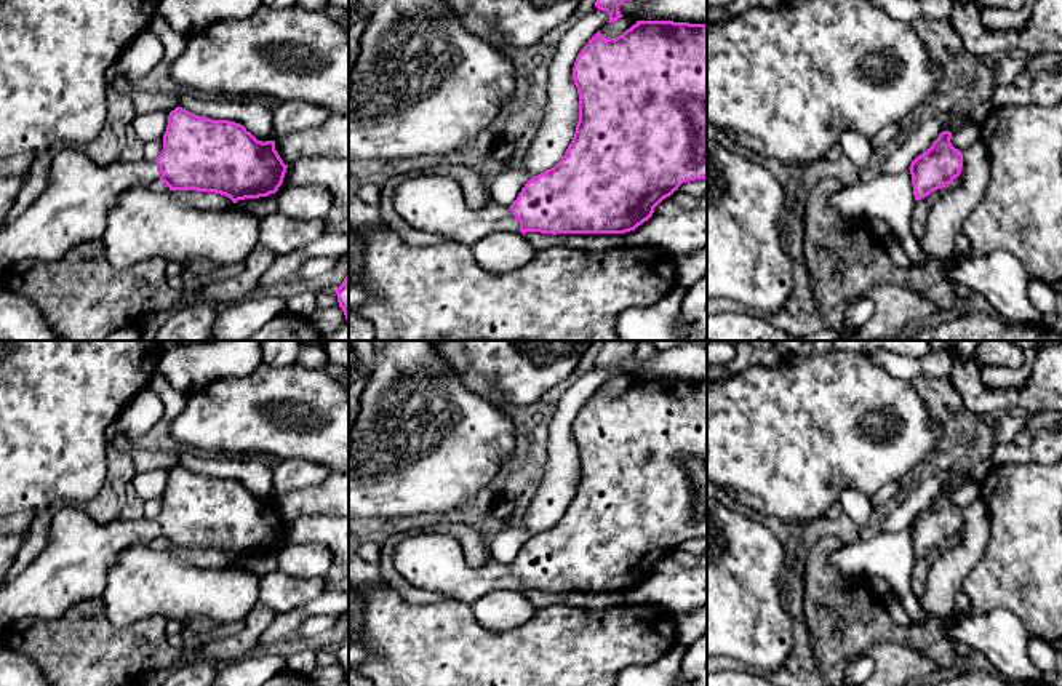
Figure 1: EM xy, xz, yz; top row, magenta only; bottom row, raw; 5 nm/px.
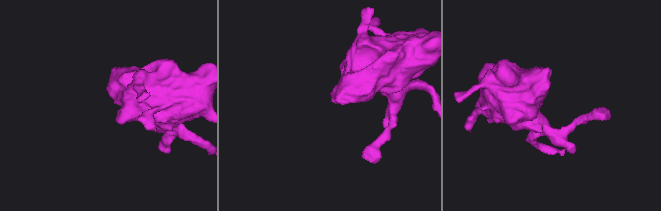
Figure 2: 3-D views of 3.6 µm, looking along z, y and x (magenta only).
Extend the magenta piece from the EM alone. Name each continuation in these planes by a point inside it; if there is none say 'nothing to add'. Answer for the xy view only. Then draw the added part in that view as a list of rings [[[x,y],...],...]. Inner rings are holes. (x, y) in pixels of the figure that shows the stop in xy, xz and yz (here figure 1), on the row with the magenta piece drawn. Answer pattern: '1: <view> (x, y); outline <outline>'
1: xy (74, 207); outline [[[59,147],[46,189],[27,209],[0,227],[0,267],[6,270],[24,259],[51,262],[85,241],[102,238],[110,205],[130,187],[160,181],[160,168],[146,158],[98,165],[77,147]]]

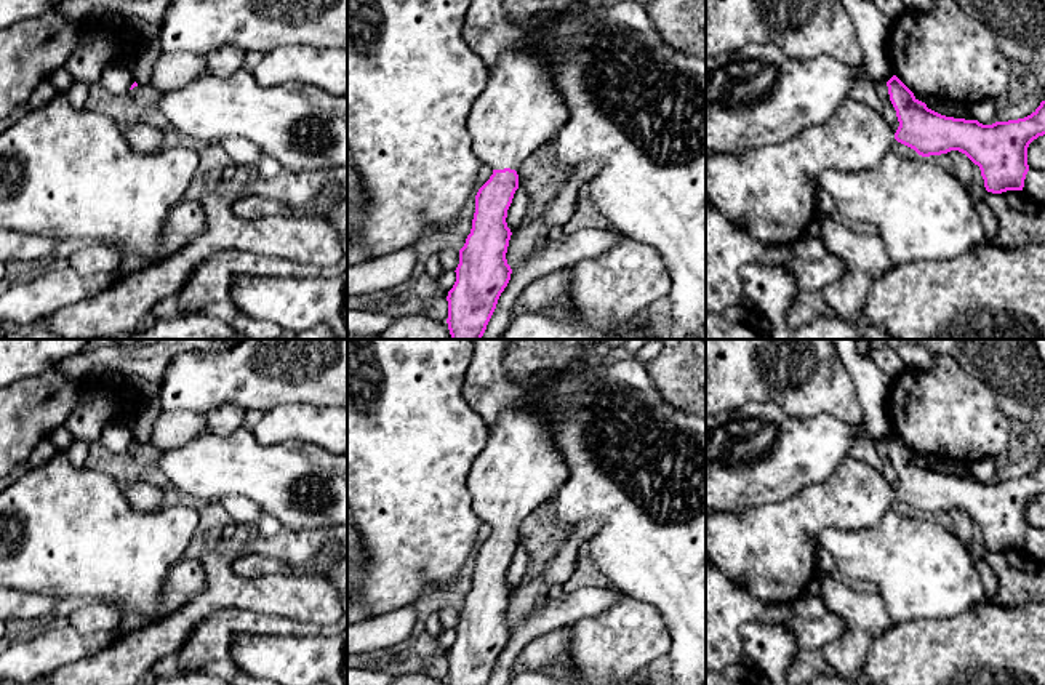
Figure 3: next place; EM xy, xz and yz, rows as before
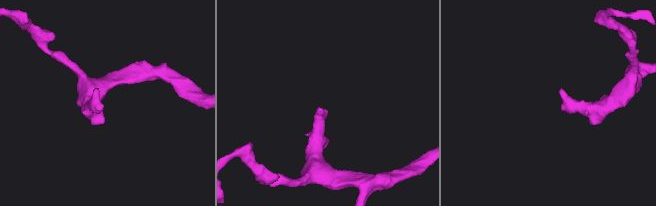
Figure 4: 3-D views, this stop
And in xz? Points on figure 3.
1: xz (519, 111); outline [[[510,45],[499,61],[486,69],[486,86],[467,117],[467,131],[477,158],[494,170],[518,170],[568,122],[570,110],[554,86],[539,45]]]

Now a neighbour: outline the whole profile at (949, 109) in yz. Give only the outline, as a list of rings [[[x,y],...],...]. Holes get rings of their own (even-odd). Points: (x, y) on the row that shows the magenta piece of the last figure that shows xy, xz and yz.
[[[928,99],[928,101],[925,101],[925,104],[928,109],[931,109],[941,115],[946,115],[946,117],[975,120],[970,107],[963,107],[963,106],[959,106],[954,102],[944,102],[944,101],[938,101],[938,99]]]

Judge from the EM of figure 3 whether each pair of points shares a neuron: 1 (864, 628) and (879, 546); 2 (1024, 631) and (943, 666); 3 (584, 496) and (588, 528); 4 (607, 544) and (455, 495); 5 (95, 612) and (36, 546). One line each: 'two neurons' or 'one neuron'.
1: two neurons
2: one neuron
3: two neurons
4: two neurons
5: two neurons

